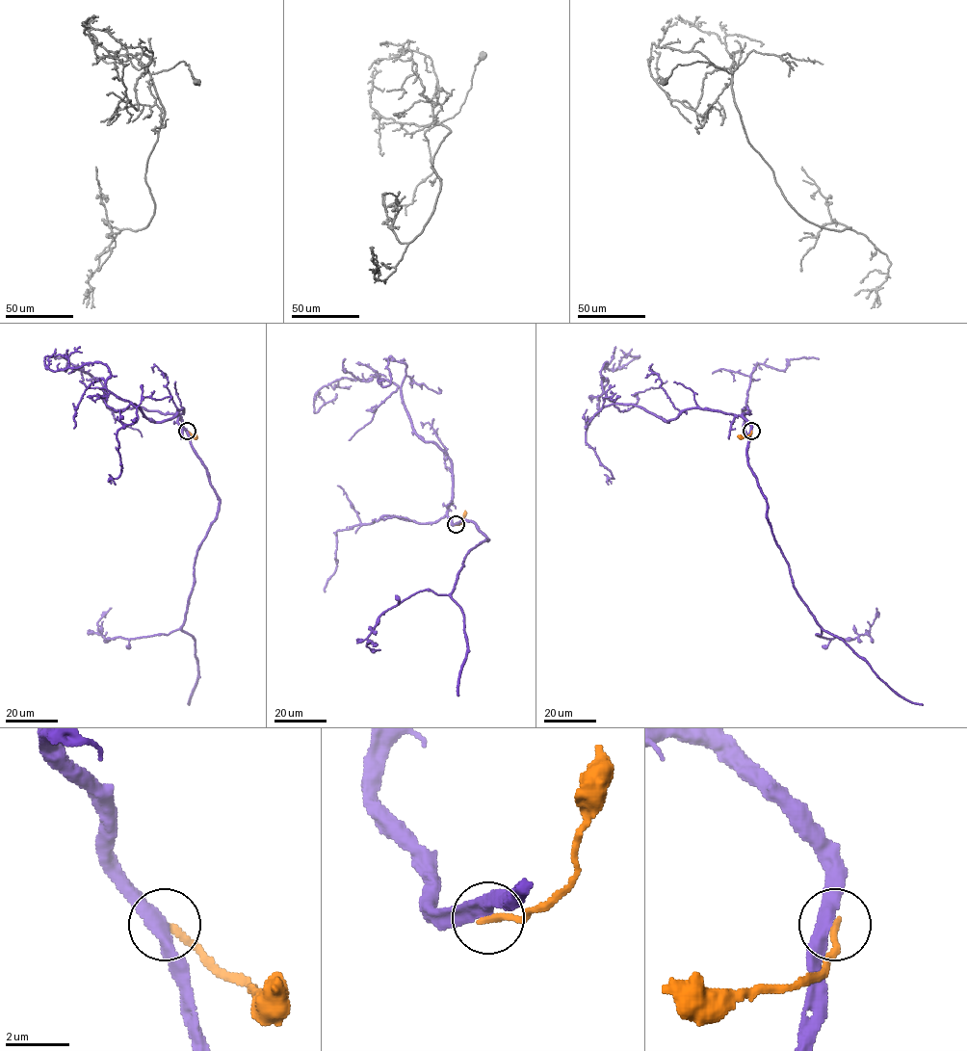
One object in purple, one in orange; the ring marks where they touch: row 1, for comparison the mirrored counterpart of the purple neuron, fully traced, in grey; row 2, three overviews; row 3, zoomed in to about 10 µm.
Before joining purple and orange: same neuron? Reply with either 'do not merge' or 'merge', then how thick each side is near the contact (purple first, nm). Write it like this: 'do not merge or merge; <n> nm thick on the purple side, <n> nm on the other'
do not merge; 400 nm thick on the purple side, 220 nm on the other

